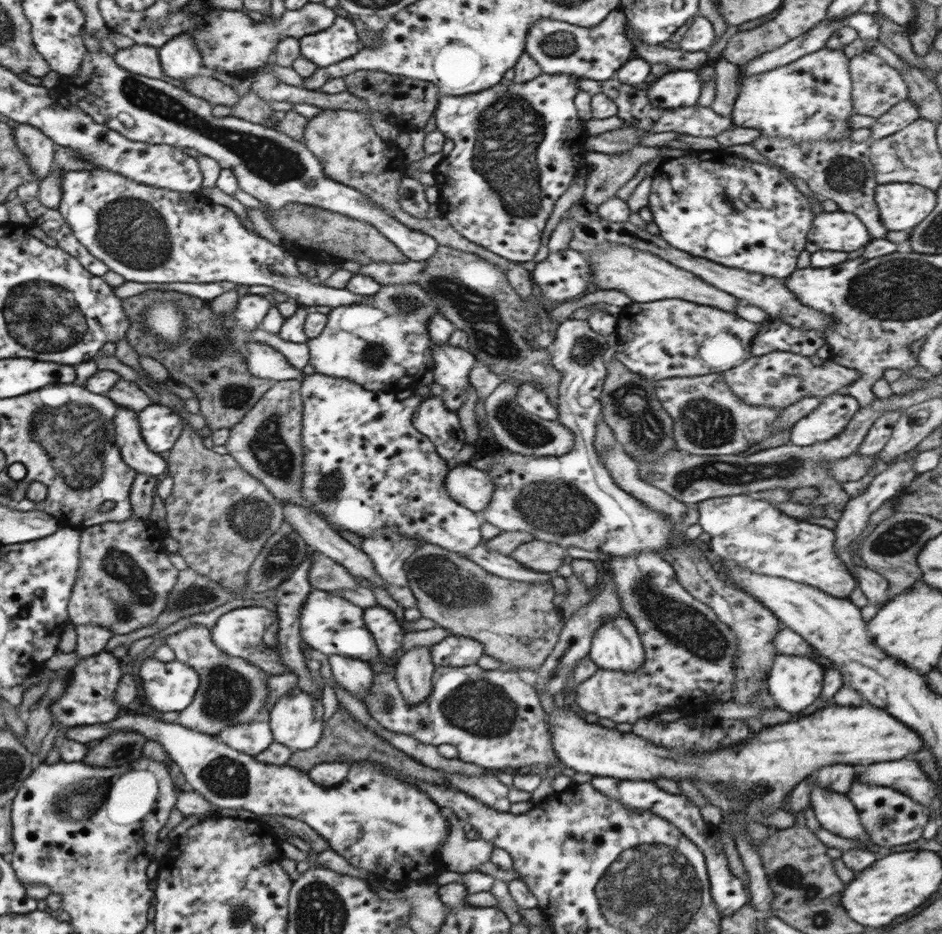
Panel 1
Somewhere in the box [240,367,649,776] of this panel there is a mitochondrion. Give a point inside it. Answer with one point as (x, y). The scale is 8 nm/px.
(557, 508)

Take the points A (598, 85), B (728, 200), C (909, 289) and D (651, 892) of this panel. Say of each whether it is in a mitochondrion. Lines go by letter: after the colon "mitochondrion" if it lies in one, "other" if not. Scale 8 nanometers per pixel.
A: other
B: mitochondrion
C: mitochondrion
D: mitochondrion

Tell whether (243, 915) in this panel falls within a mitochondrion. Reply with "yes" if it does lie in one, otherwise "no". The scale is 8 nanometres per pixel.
yes

